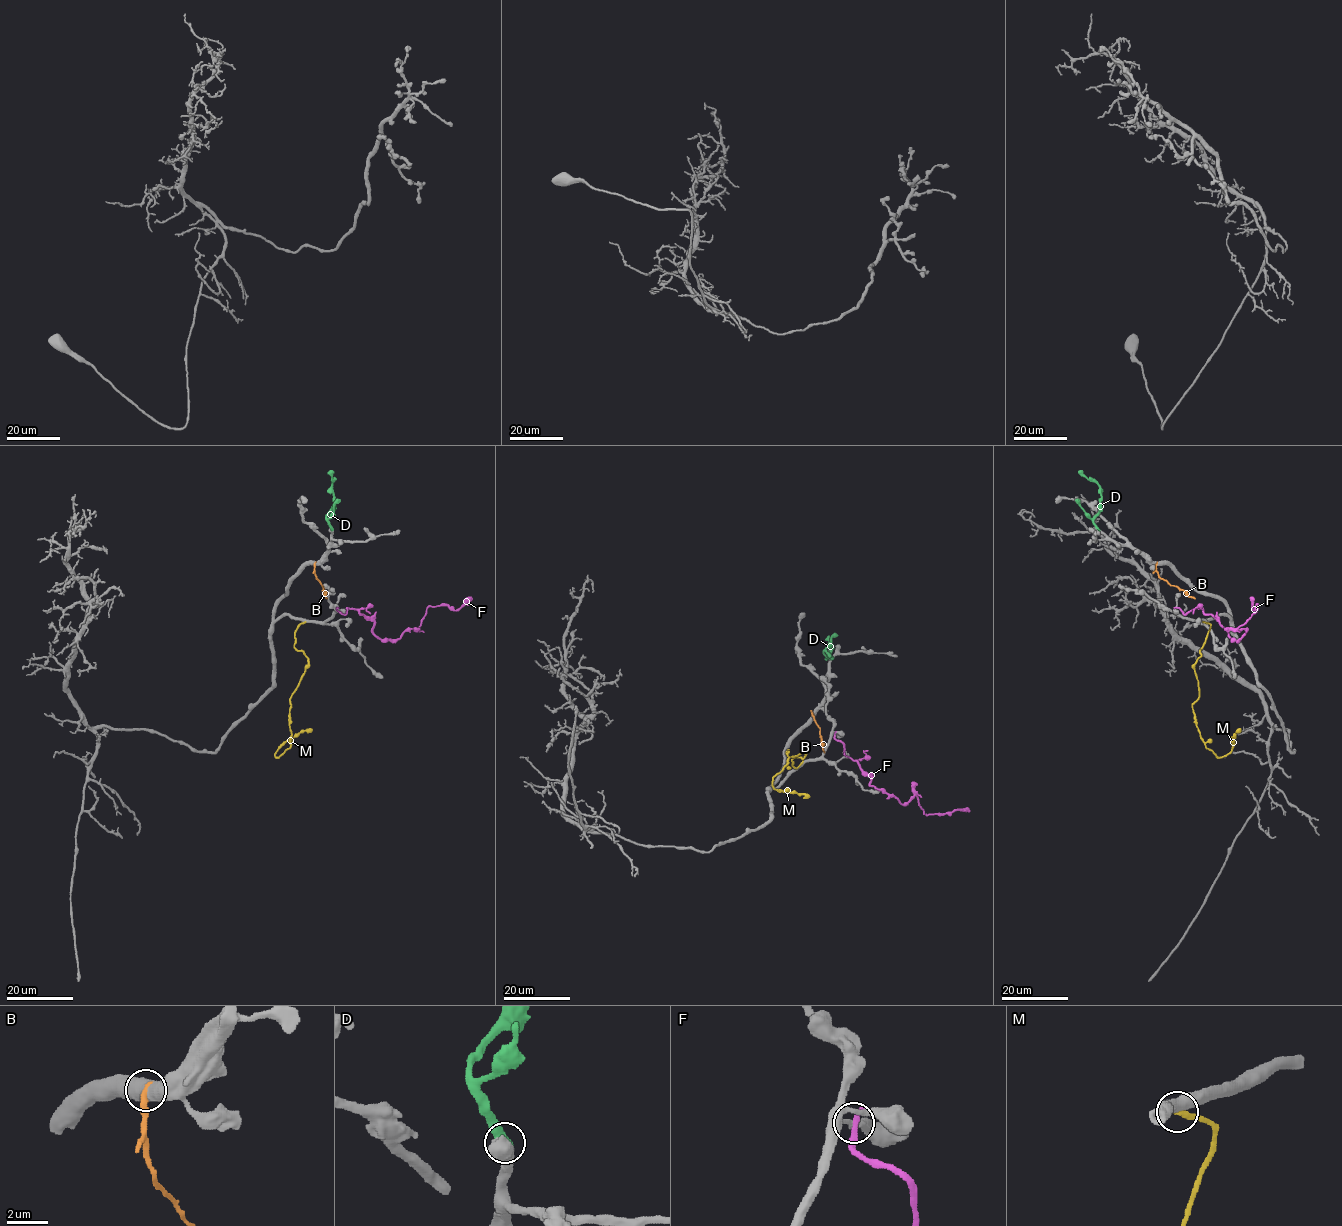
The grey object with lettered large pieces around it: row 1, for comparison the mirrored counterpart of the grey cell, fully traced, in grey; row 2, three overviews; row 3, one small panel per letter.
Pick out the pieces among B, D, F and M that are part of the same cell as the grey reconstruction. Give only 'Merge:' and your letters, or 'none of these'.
Merge: D

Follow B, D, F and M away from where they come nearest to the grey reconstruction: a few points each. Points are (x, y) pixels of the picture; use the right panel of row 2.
B: (1157, 563), (1158, 576), (1195, 599)
D: (1097, 528), (1093, 522), (1099, 511), (1100, 487), (1078, 471)
F: (1176, 607), (1184, 614), (1197, 609), (1211, 614), (1239, 640), (1246, 630), (1238, 629), (1256, 610), (1254, 598)
M: (1204, 622), (1210, 627), (1193, 668), (1196, 727), (1218, 757), (1229, 752), (1239, 729)

